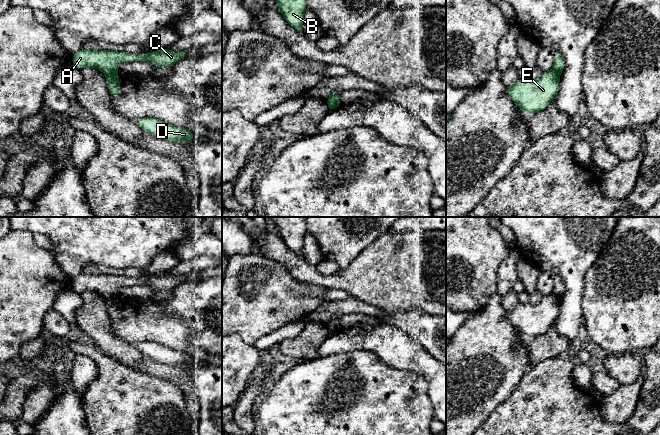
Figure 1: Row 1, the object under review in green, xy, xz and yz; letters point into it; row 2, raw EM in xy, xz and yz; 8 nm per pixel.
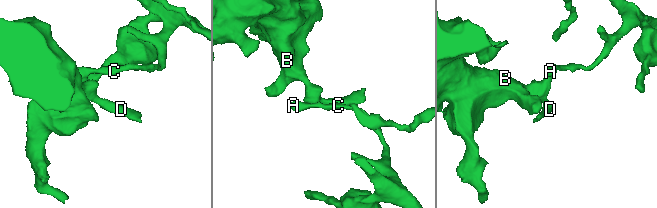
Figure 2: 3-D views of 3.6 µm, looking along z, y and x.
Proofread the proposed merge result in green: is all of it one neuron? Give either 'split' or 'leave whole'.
split

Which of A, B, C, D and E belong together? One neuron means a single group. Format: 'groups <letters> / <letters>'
groups A C / B D E

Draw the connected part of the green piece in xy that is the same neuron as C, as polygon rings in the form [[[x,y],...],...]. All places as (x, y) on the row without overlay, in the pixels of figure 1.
[[[81,272],[72,280],[72,290],[78,294],[85,291],[92,291],[100,294],[105,299],[111,296],[117,296],[117,292],[124,286],[149,286],[155,291],[173,291],[173,289],[184,283],[187,274],[171,275],[162,273],[153,275],[151,278],[127,277],[113,274],[85,274]]]

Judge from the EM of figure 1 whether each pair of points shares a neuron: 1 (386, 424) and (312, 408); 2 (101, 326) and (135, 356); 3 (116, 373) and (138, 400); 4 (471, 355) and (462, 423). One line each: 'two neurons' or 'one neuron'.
1: one neuron
2: one neuron
3: one neuron
4: one neuron

